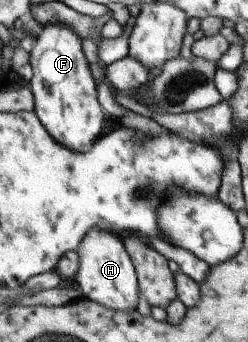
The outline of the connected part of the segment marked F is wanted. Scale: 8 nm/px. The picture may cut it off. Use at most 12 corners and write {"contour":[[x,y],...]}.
{"contour":[[49,24],[29,52],[35,112],[81,152],[105,130],[83,38]]}

